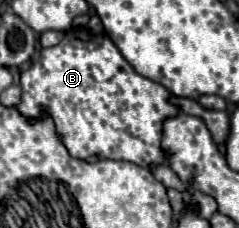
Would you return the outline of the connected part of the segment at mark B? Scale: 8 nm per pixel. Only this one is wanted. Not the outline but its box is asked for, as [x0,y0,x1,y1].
[18,28,180,168]

